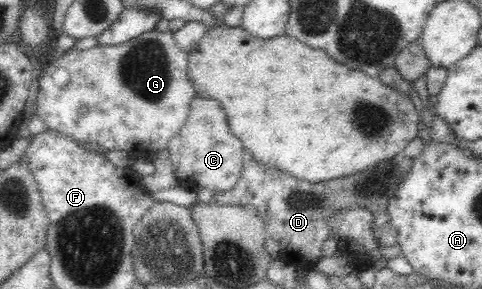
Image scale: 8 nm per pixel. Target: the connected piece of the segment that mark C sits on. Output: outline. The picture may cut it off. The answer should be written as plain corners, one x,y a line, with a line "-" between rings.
195,96
190,103
185,125
170,139
168,145
171,161
175,164
178,177
183,181
193,181
197,187
206,187
216,192
227,192
239,179
243,167
243,145
229,131
225,111
219,102
211,98

